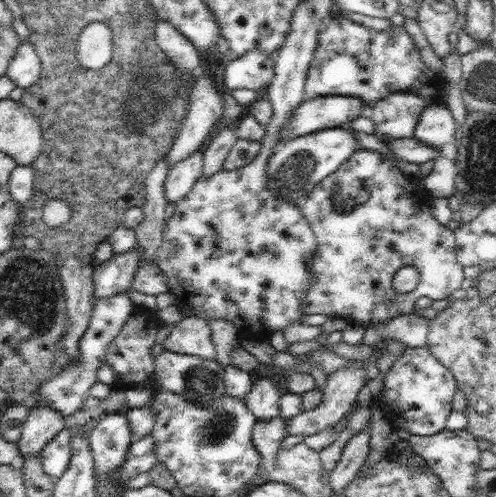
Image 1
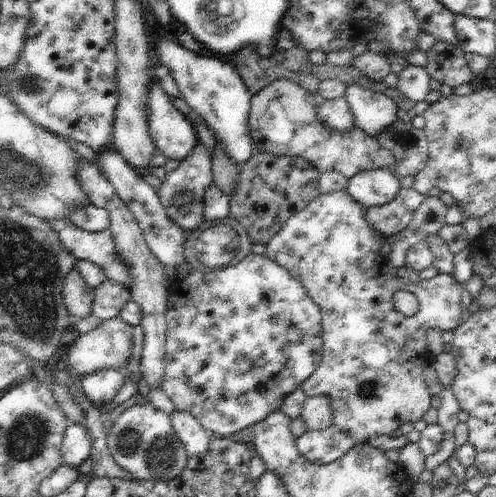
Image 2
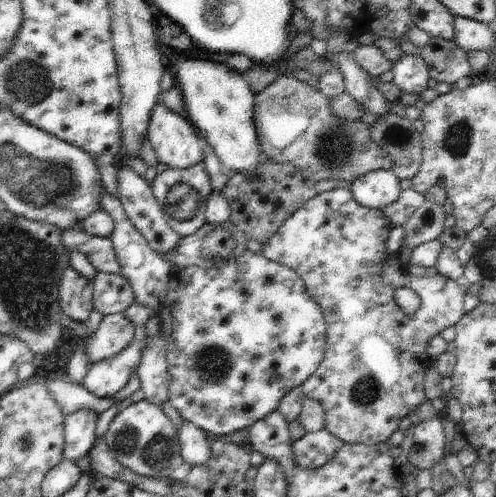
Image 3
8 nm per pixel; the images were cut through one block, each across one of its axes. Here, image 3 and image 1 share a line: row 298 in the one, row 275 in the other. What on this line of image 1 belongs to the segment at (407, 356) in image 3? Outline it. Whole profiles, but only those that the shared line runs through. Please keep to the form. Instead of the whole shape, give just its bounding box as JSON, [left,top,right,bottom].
[299,150,467,328]

